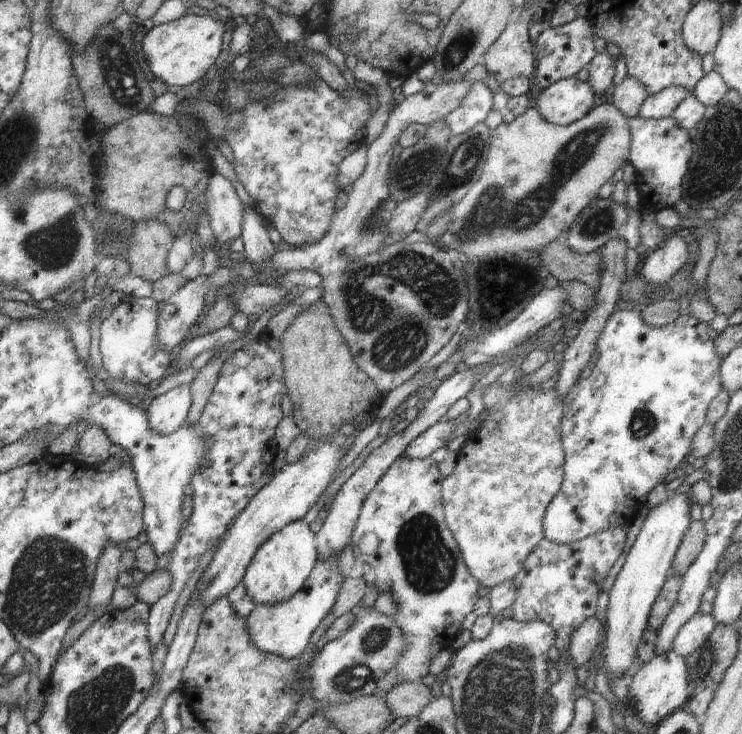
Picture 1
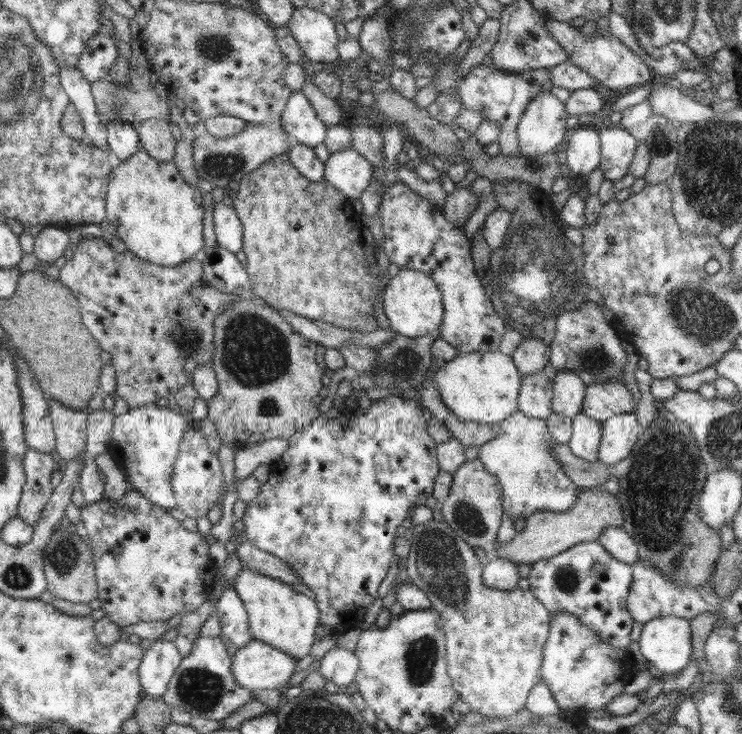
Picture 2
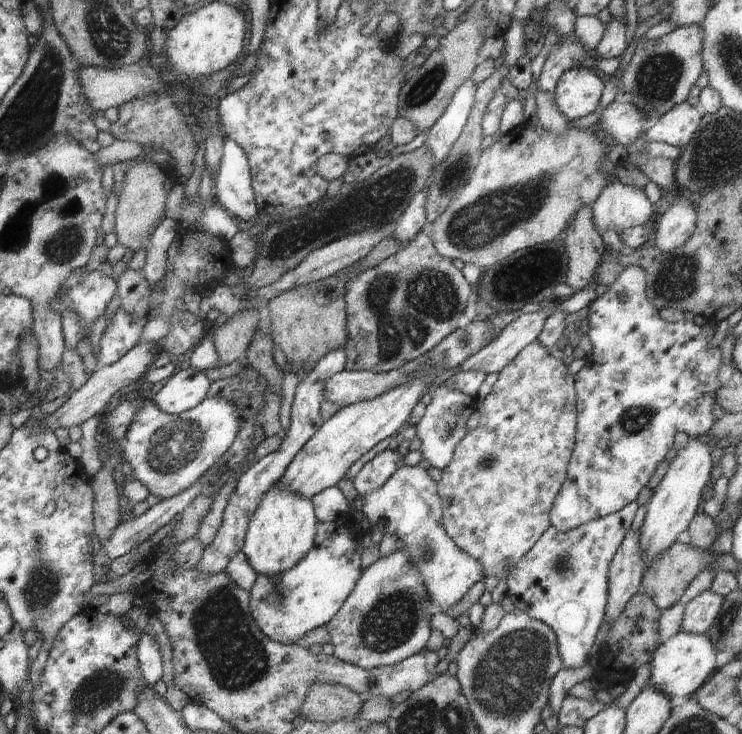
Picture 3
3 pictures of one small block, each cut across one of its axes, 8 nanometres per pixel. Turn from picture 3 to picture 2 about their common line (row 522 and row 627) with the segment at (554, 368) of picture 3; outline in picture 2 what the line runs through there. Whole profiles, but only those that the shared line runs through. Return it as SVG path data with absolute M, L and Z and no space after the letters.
M430 520L413 528L403 575L430 599L443 621L446 639L447 671L459 698L484 718L508 718L525 709L533 686L542 682L543 648L549 635L551 614L532 590L498 590L484 585L483 569L473 547L466 544L445 522Z

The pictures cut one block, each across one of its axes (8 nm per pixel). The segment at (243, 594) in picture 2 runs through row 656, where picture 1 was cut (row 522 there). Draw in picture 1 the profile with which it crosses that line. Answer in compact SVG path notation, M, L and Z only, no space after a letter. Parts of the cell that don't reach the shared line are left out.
M302 519L287 524L262 544L252 557L243 578L248 596L251 596L255 605L273 607L285 603L304 586L317 559L317 538L309 526Z

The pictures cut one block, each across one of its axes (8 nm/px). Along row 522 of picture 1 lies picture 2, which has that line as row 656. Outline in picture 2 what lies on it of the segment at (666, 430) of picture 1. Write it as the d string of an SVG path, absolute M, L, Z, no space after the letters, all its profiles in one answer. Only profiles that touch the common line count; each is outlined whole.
M559 610L557 614L552 614L549 635L543 648L541 677L542 682L551 690L554 700L561 709L570 711L604 709L612 699L625 692L624 686L638 671L628 650L613 648L611 644L602 642L597 632L584 626L578 618L565 610Z

